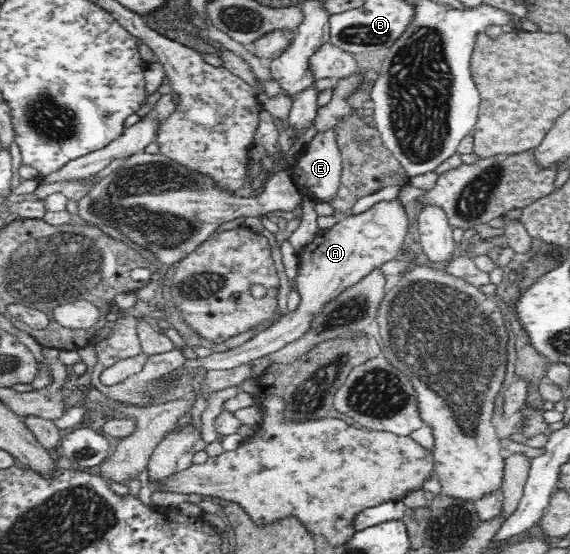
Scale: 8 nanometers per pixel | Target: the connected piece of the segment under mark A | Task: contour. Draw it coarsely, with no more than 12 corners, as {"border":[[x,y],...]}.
{"border":[[397,198],[339,217],[297,252],[297,309],[238,348],[186,359],[232,367],[298,340],[312,317],[381,265],[408,233]]}

